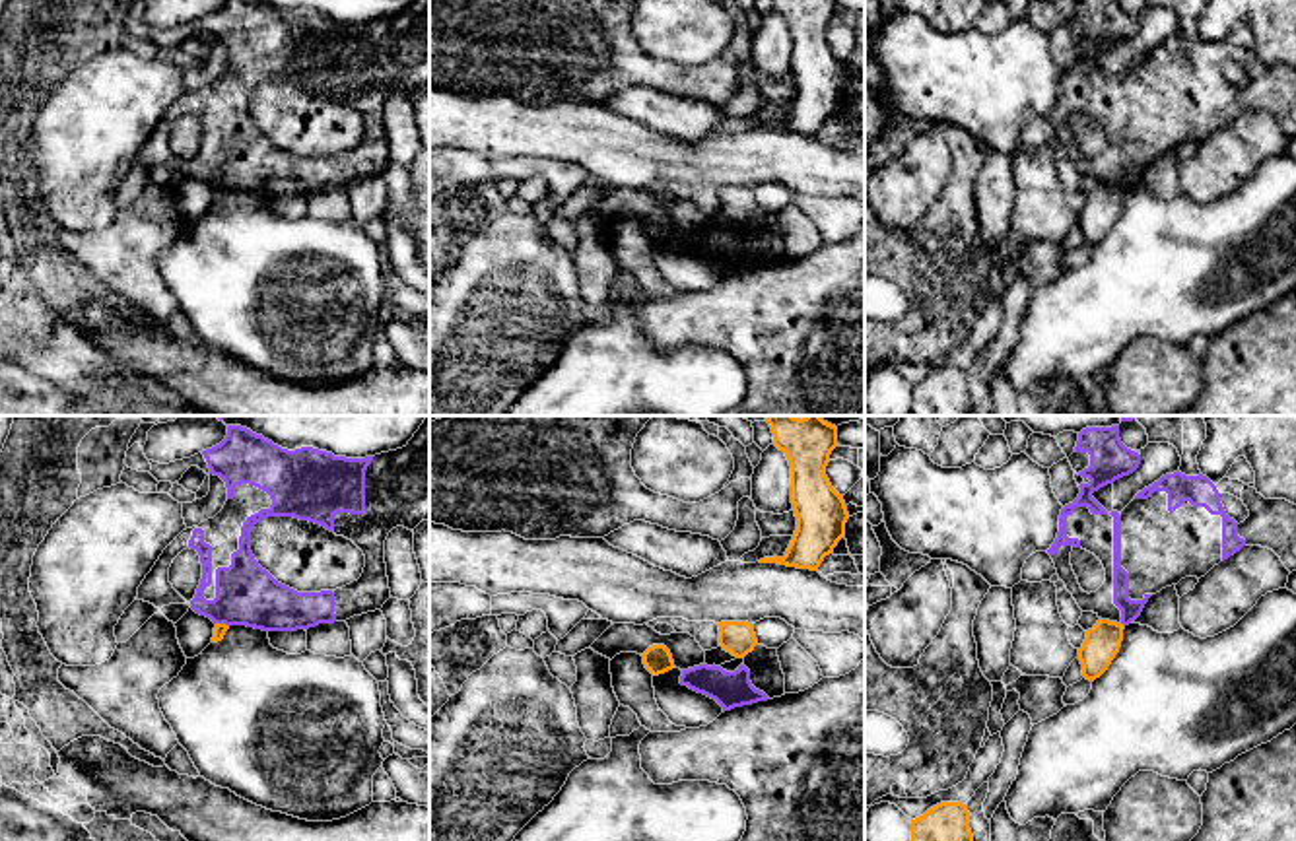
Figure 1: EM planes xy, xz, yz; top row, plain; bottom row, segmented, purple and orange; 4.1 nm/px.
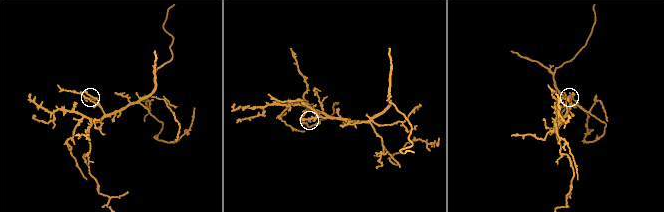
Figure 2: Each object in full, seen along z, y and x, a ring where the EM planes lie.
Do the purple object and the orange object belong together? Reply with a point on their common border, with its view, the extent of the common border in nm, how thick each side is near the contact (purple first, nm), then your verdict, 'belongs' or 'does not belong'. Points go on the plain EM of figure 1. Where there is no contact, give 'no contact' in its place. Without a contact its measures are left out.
xy (222, 187) | 60 nm | 260/50 nm | does not belong

